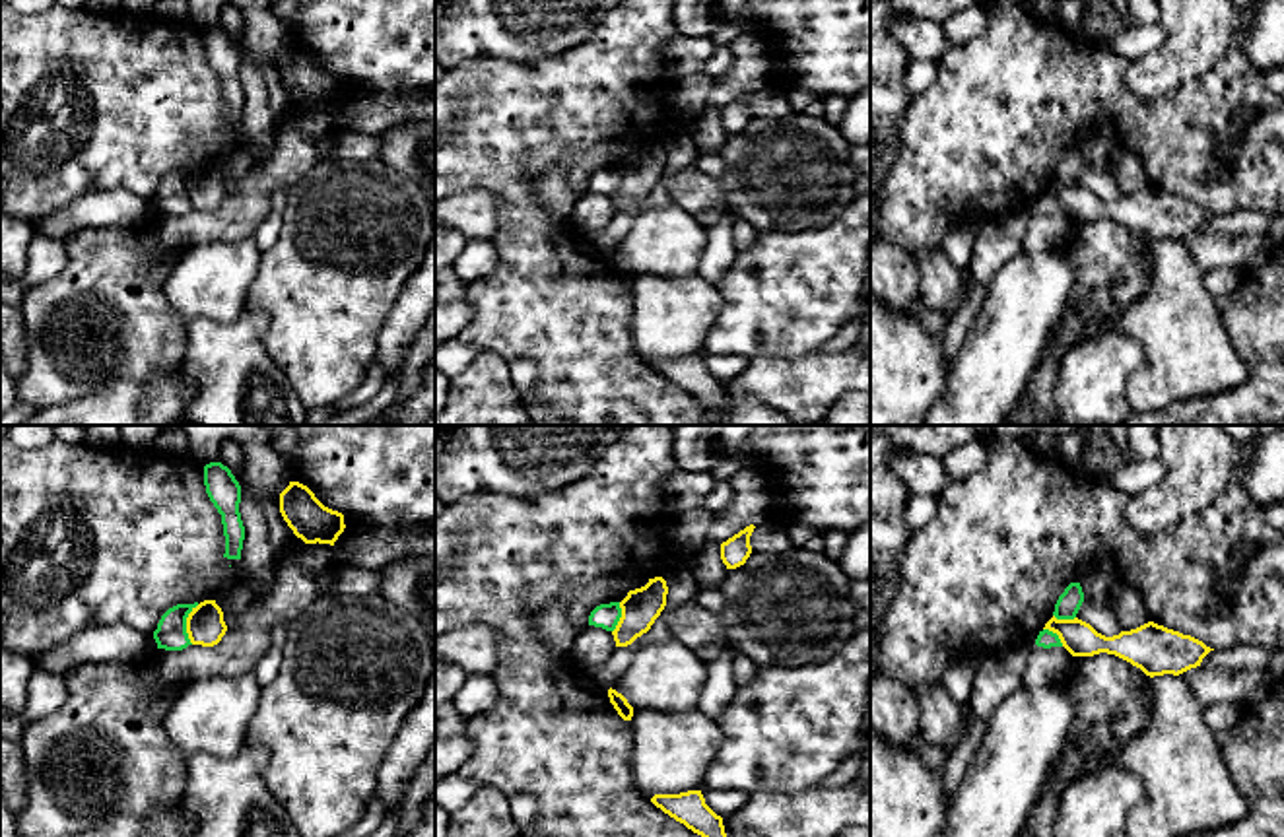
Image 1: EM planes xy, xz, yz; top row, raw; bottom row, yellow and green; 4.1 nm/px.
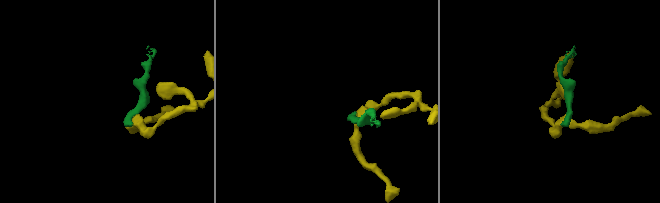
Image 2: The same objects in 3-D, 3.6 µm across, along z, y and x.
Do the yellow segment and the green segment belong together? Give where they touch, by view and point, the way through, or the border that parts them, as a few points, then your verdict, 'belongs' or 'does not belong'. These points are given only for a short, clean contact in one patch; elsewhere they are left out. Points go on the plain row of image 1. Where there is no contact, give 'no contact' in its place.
xy (187, 189) | along xy (199, 169), (187, 183), (187, 202), (191, 208) | does not belong

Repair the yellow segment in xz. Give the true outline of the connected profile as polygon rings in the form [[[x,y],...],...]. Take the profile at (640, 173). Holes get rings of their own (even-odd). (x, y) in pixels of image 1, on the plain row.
[[[662,142],[649,144],[641,153],[629,155],[620,167],[622,183],[612,196],[616,212],[627,212],[647,198],[666,171],[668,151]]]

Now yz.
[[[1053,181],[1043,194],[1057,198],[1072,221],[1115,219],[1150,243],[1164,239],[1179,241],[1200,231],[1202,223],[1214,216],[1191,200],[1154,186],[1105,202],[1078,183],[1057,184]]]

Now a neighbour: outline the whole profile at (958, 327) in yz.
[[[971,284],[965,303],[948,320],[948,324],[944,328],[944,334],[940,340],[942,340],[944,365],[946,365],[948,373],[954,367],[958,352],[983,305],[985,293],[987,293],[987,285]]]

